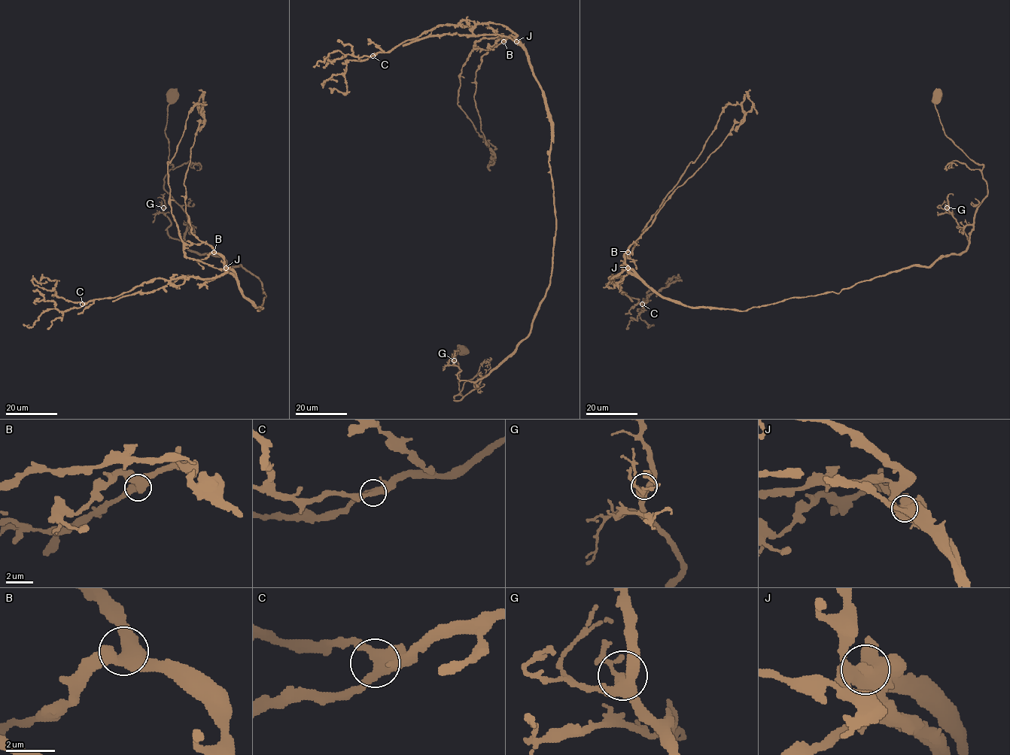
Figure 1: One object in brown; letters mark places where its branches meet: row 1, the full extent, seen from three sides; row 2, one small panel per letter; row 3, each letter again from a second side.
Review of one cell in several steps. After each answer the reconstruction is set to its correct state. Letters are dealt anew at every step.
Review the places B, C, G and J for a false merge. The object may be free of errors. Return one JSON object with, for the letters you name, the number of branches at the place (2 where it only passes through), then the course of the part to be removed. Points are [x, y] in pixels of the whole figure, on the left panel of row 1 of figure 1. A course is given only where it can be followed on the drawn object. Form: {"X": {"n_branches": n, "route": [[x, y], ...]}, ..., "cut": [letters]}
{"J": {"n_branches": 6, "route": [[226, 267], [184, 253], [171, 212], [167, 162], [175, 154], [190, 111], [202, 104], [205, 124], [199, 131]]}, "cut": ["J"]}

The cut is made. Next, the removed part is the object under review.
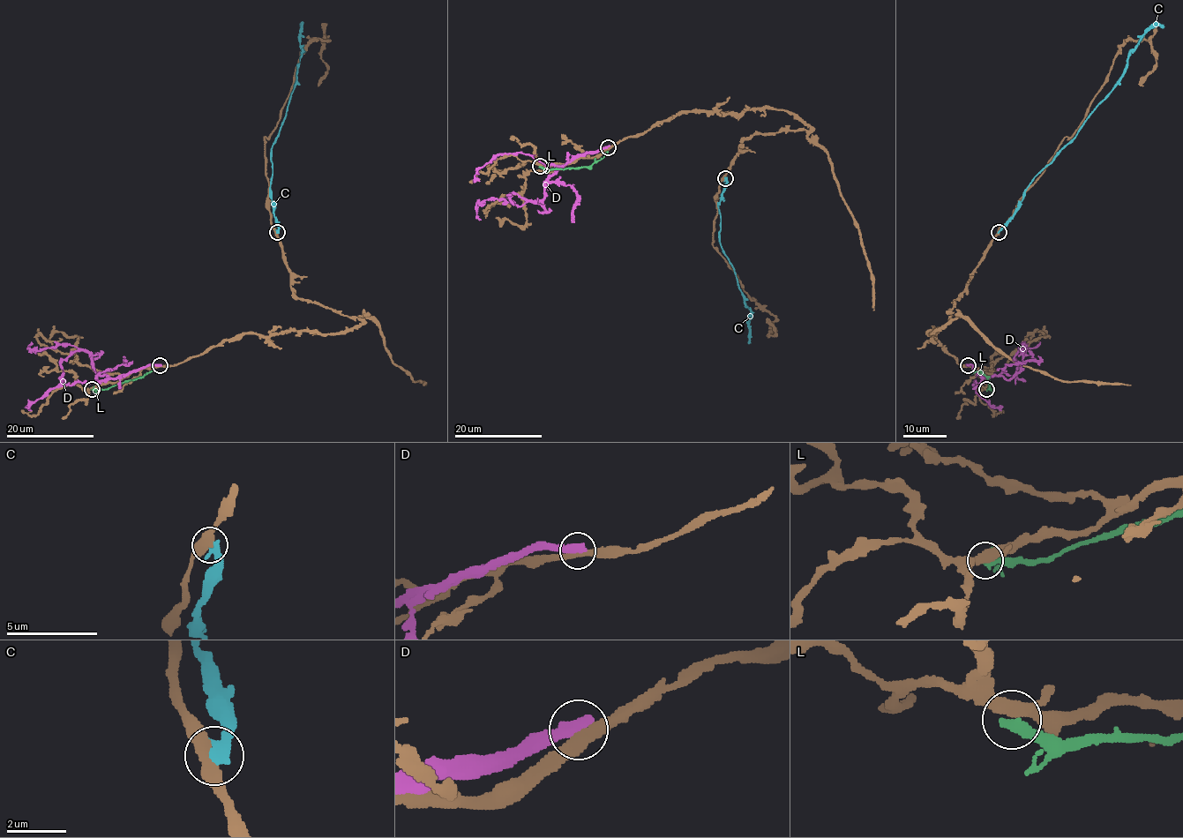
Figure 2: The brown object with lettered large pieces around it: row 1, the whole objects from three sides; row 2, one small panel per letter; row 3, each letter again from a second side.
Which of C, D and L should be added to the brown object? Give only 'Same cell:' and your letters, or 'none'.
Same cell: none

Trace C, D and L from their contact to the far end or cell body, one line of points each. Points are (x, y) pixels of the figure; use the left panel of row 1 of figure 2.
C: (276, 231), (277, 219), (274, 215), (270, 183), (271, 146), (295, 82), (303, 27)
D: (160, 366), (147, 364), (116, 377), (99, 376), (96, 379), (86, 352), (72, 345), (28, 349), (32, 341)
L: (92, 389), (108, 389), (138, 379), (153, 370), (160, 373)

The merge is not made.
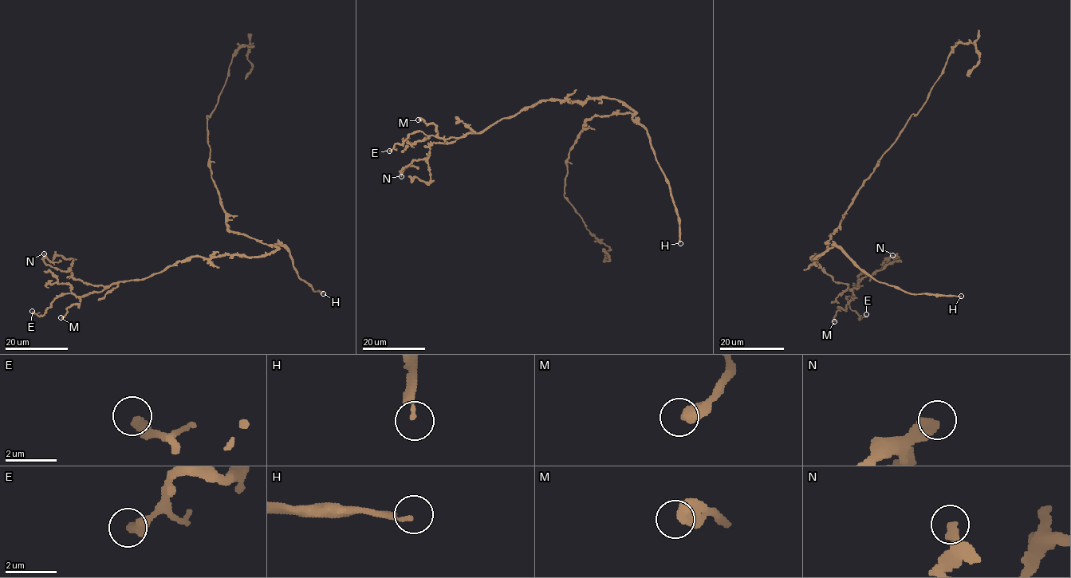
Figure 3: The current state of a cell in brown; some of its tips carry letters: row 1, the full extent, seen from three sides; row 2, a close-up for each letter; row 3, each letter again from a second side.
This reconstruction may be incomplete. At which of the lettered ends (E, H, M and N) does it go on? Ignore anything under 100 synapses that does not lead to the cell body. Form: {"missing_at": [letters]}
{"missing_at": ["H"]}

